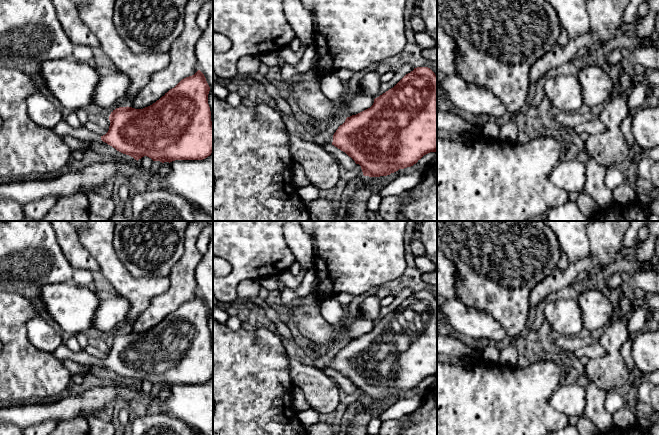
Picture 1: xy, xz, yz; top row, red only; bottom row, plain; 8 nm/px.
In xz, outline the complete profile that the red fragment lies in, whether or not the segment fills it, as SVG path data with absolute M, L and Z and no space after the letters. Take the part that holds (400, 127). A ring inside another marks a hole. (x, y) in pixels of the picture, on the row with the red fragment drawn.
M417 67L393 88L374 99L373 105L350 117L338 127L332 145L361 166L364 176L380 177L411 167L424 155L437 151L437 76L428 67Z

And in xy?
M198 70L182 79L174 88L152 105L143 109L119 107L109 116L108 132L99 136L84 126L73 128L61 120L51 130L59 136L72 136L88 142L102 140L117 151L139 160L144 156L153 161L203 160L213 152L213 124L208 104L210 87L204 74Z

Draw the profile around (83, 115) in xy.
M80 108L75 111L82 126L90 120L90 110Z

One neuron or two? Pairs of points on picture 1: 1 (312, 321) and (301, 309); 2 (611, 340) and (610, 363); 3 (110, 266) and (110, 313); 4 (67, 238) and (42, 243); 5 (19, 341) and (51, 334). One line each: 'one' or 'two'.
1: one
2: one
3: two
4: two
5: two

